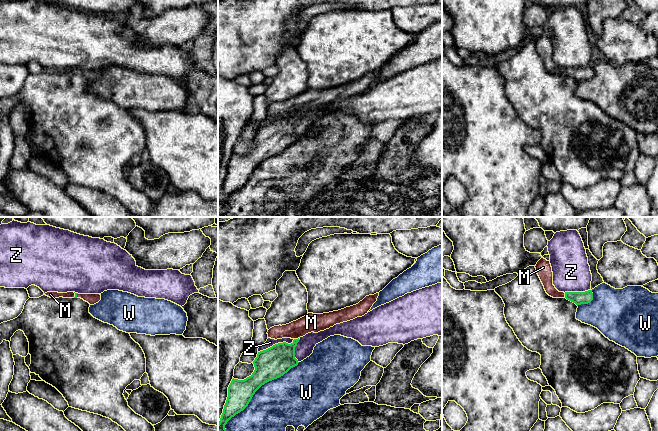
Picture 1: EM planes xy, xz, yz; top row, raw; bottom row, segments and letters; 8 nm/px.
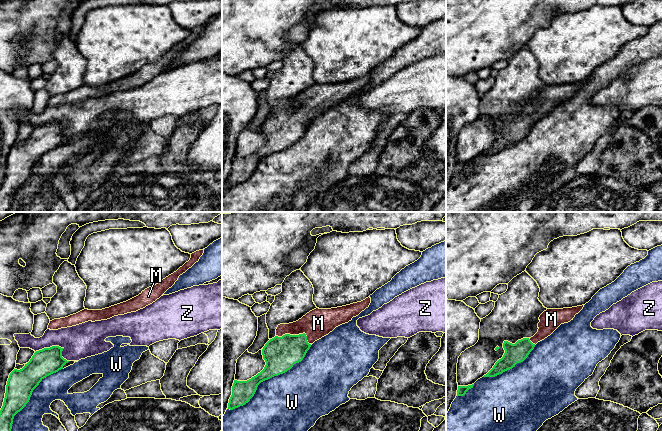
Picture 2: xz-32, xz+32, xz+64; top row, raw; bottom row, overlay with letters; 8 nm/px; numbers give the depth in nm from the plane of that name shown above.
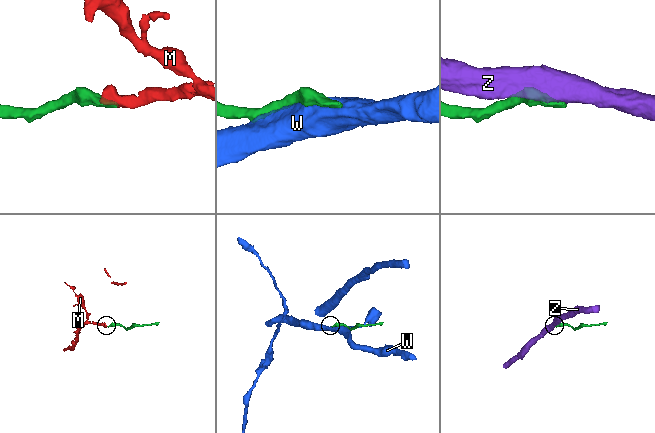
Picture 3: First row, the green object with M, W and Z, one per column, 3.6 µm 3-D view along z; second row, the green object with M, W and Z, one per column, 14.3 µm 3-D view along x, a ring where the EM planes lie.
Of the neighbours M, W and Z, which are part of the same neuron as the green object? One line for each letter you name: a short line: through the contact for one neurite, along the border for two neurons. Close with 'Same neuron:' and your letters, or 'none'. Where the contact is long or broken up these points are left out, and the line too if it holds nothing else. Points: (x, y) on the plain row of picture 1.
M: line xz (277, 136), (296, 115), (311, 98)
Same neuron: M

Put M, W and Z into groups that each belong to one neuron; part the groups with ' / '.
M / W / Z

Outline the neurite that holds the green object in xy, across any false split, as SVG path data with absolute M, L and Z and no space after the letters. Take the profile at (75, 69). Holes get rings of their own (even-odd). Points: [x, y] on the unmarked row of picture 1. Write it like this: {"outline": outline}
{"outline": "M47 68L44 71L50 74L81 74L84 77L88 78L90 81L94 81L101 76L100 70L78 70L74 68L67 68L67 69L58 69L58 68Z"}

